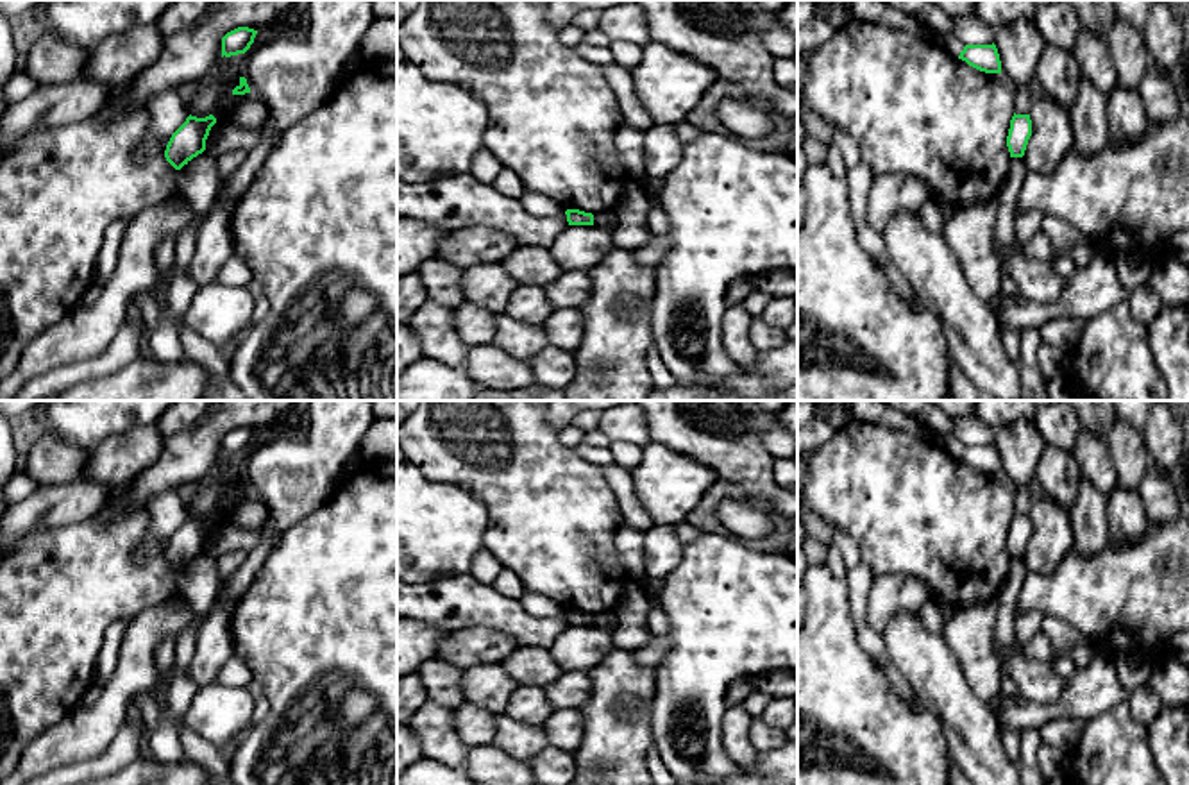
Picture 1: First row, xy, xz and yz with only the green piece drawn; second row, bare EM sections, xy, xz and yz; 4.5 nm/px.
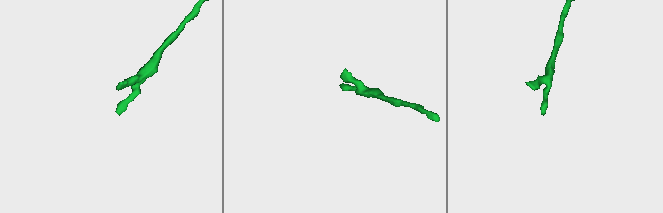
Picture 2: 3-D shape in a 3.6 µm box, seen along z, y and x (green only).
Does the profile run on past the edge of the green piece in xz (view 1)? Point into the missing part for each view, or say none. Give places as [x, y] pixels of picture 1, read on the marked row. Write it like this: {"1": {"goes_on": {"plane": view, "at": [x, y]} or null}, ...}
{"1": {"goes_on": null}}

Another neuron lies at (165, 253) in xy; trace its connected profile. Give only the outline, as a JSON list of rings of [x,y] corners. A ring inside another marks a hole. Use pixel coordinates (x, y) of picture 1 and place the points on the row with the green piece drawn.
[[[164,236],[163,240],[159,240],[154,250],[156,274],[161,275],[164,270],[168,270],[173,265],[175,256],[177,236]]]

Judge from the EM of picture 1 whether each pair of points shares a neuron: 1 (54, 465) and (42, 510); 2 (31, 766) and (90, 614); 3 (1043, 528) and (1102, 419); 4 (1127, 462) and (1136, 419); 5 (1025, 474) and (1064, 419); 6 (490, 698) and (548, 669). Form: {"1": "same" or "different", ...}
{"1": "same", "2": "different", "3": "same", "4": "different", "5": "same", "6": "same"}

